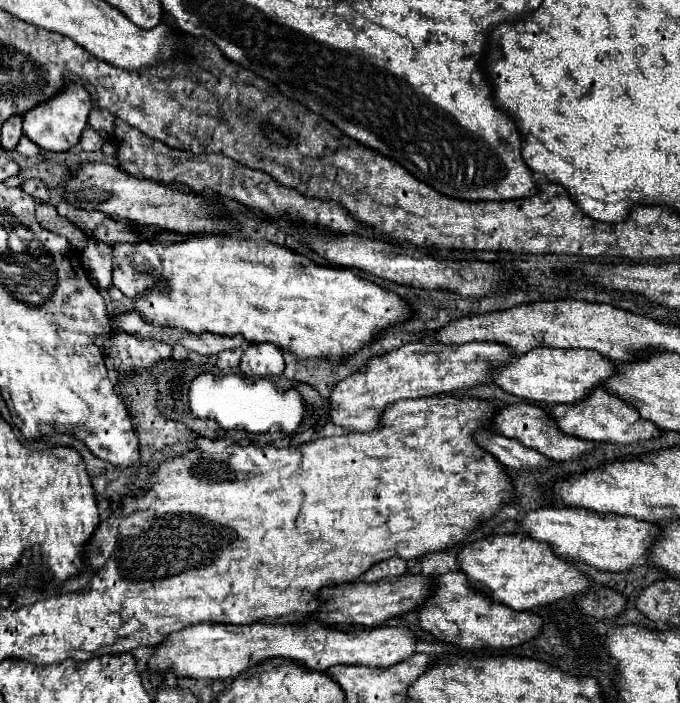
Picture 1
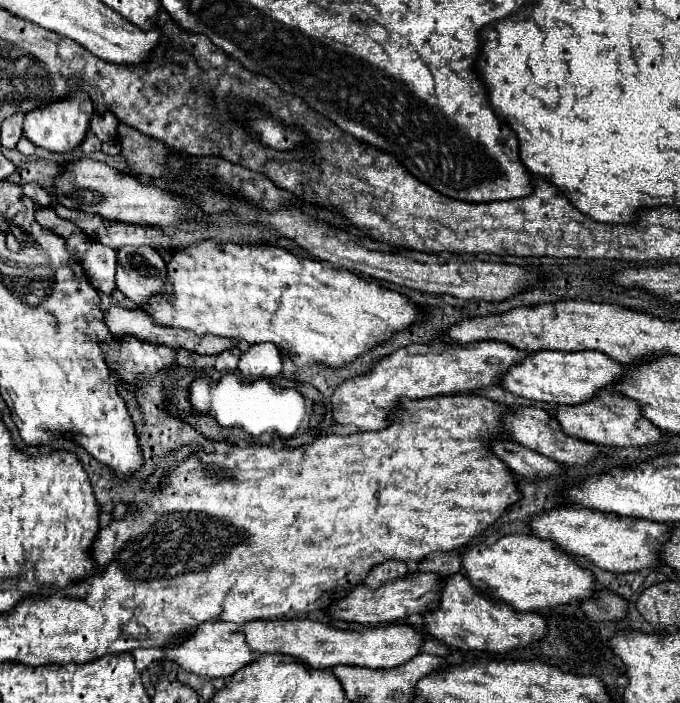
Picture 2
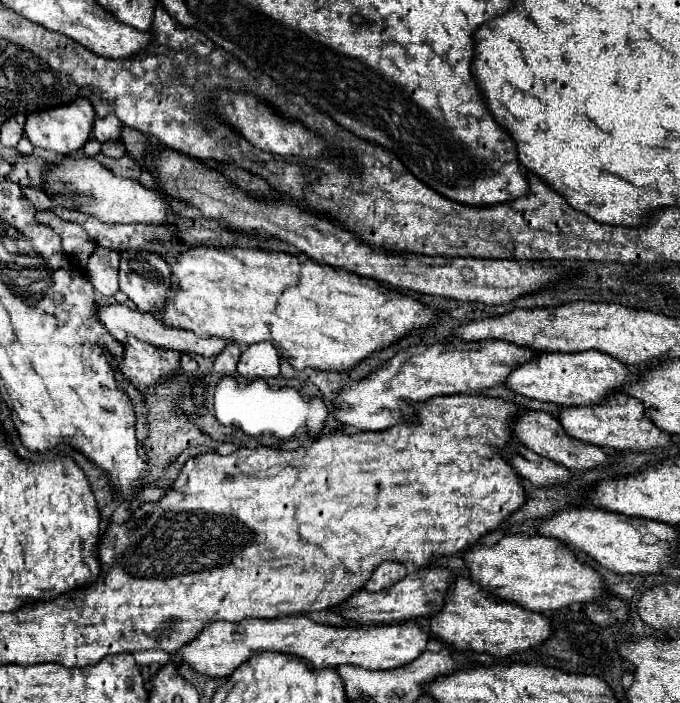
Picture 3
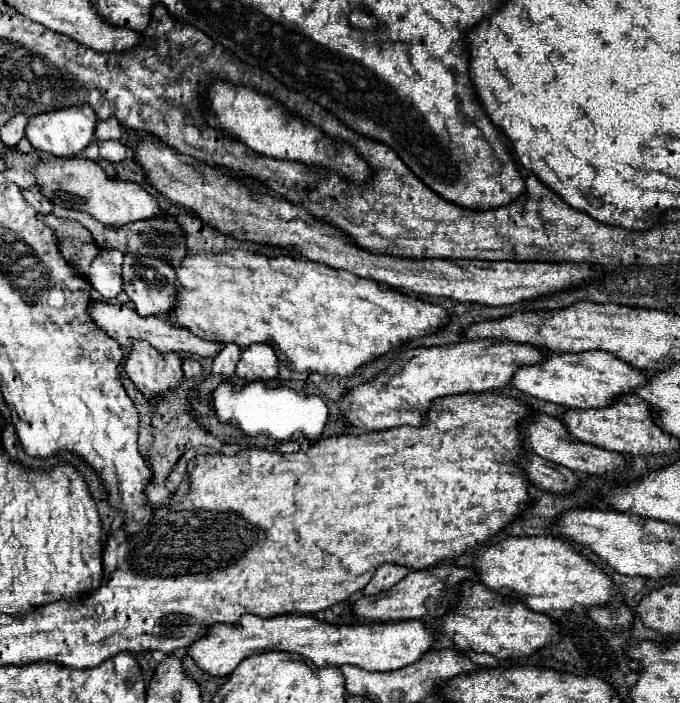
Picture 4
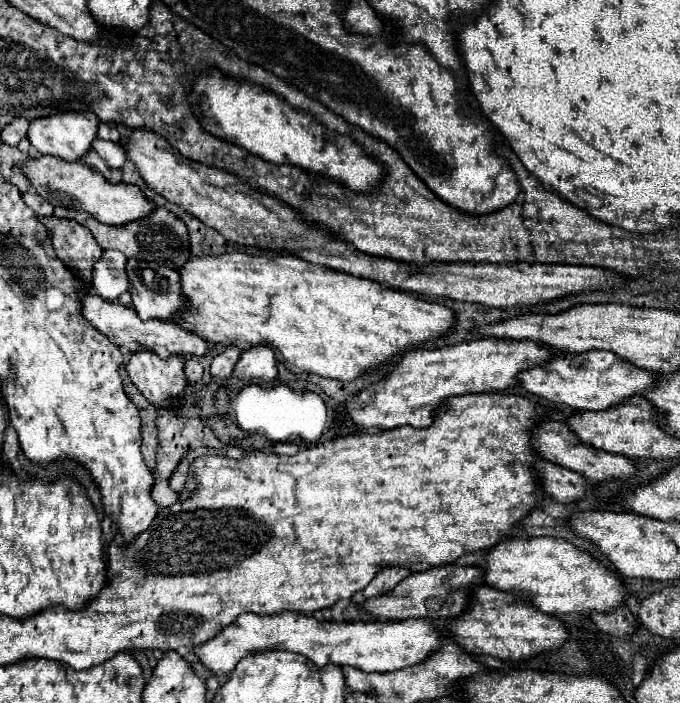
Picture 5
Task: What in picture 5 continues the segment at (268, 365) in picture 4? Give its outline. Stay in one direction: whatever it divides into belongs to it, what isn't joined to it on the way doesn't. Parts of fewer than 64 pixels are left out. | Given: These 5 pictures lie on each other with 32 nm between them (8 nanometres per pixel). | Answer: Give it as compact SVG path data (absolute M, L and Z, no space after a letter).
M252 346L242 352L238 364L234 366L234 376L242 382L270 382L278 376L276 356L270 346Z

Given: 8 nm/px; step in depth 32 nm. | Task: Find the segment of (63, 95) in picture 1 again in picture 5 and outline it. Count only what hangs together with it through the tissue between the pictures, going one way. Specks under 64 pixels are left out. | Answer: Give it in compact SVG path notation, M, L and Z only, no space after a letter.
M66 110L60 114L50 114L32 120L28 128L28 140L42 154L52 154L66 160L80 160L82 154L92 146L92 140L96 138L96 130L98 130L98 118L90 110L86 112Z

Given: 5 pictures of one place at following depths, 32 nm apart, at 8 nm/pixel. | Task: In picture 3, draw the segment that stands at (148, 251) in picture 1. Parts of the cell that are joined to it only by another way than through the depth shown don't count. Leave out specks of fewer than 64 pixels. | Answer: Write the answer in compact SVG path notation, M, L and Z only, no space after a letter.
M122 250L122 254L120 254L122 256L120 274L118 274L120 290L138 306L140 312L154 312L166 300L166 292L168 292L168 284L170 284L170 268L158 254L146 252L146 250L136 250L134 252L134 264L126 264L128 262L124 258L126 252L130 252L130 250Z

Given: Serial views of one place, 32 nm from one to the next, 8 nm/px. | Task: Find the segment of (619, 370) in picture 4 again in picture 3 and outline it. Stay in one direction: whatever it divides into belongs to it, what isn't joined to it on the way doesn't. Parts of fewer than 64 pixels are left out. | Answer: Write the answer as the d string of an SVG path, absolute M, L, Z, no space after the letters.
M586 350L576 354L564 354L564 352L540 352L534 356L534 360L528 360L520 366L516 366L508 378L506 386L522 394L526 398L542 400L542 402L554 402L560 406L586 406L596 404L604 396L608 396L612 390L622 388L628 382L636 380L636 370L630 372L630 368L616 358L598 352L598 350Z

